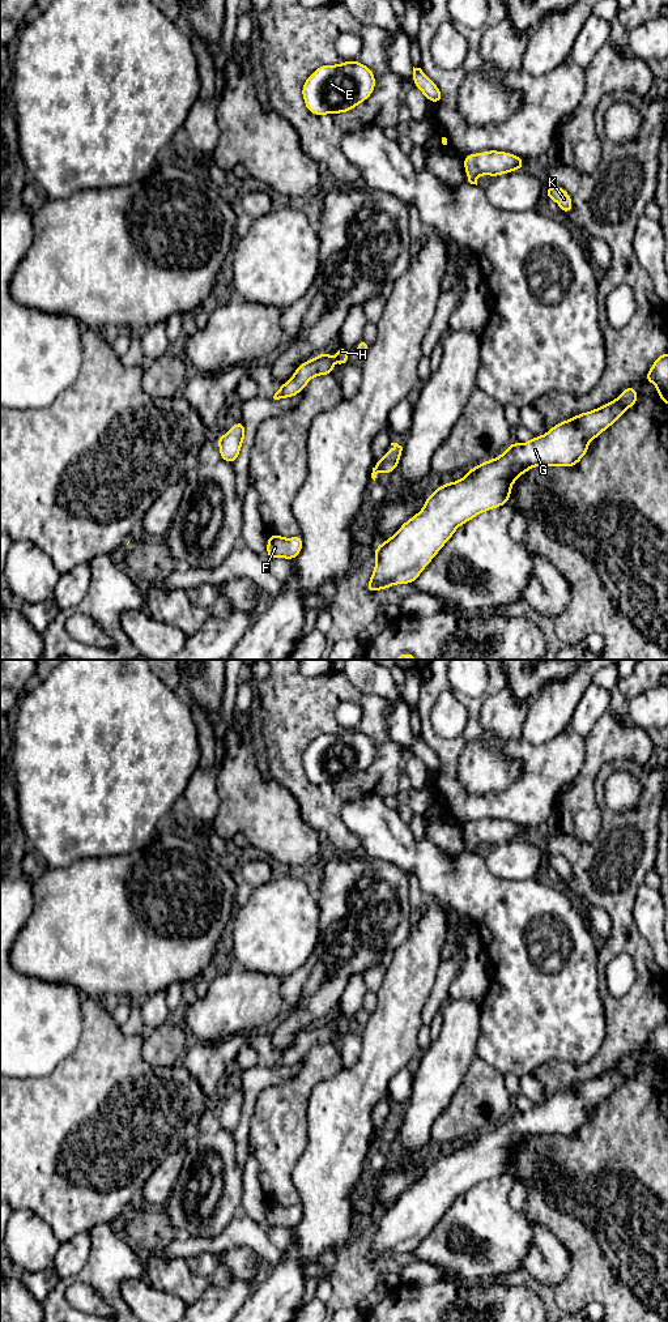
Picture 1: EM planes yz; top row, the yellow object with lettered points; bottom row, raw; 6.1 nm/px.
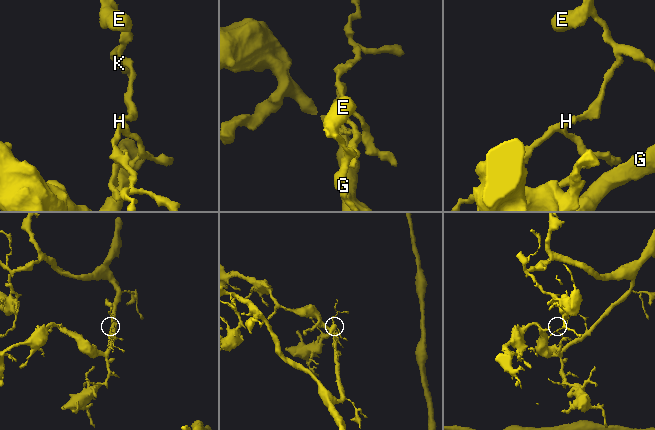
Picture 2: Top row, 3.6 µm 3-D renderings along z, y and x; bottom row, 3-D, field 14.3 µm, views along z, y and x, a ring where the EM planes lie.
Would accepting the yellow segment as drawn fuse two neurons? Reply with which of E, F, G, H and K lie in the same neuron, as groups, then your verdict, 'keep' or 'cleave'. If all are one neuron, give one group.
E F G H K; keep

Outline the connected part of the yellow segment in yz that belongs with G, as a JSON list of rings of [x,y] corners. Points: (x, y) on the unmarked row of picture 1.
[[[627,1056],[612,1071],[562,1089],[543,1105],[533,1105],[524,1113],[512,1110],[497,1127],[478,1133],[459,1150],[437,1156],[433,1164],[425,1168],[421,1181],[405,1190],[396,1203],[373,1219],[376,1232],[366,1255],[367,1261],[374,1262],[391,1257],[393,1253],[412,1253],[461,1193],[481,1181],[507,1173],[511,1155],[523,1142],[535,1135],[571,1137],[576,1134],[587,1122],[588,1112],[610,1096],[627,1076],[637,1074],[637,1067],[637,1058]]]

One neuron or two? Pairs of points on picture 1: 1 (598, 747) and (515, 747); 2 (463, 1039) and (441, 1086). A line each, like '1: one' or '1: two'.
1: two
2: one

